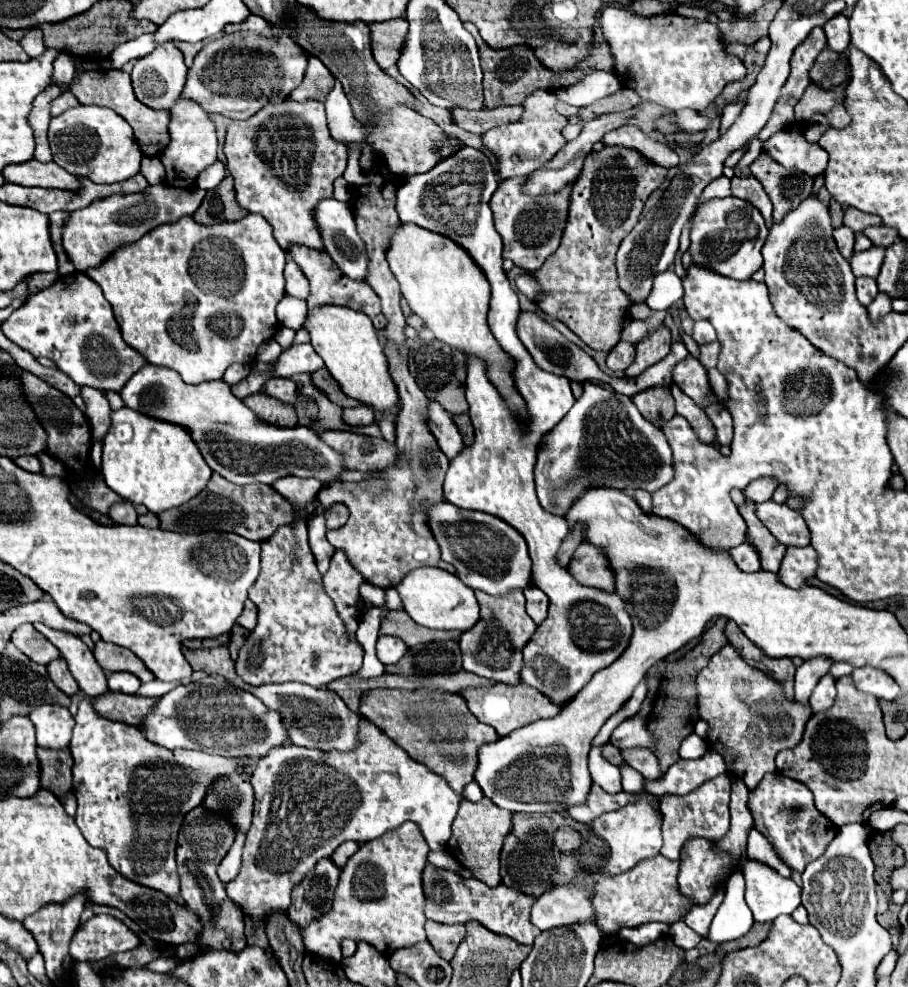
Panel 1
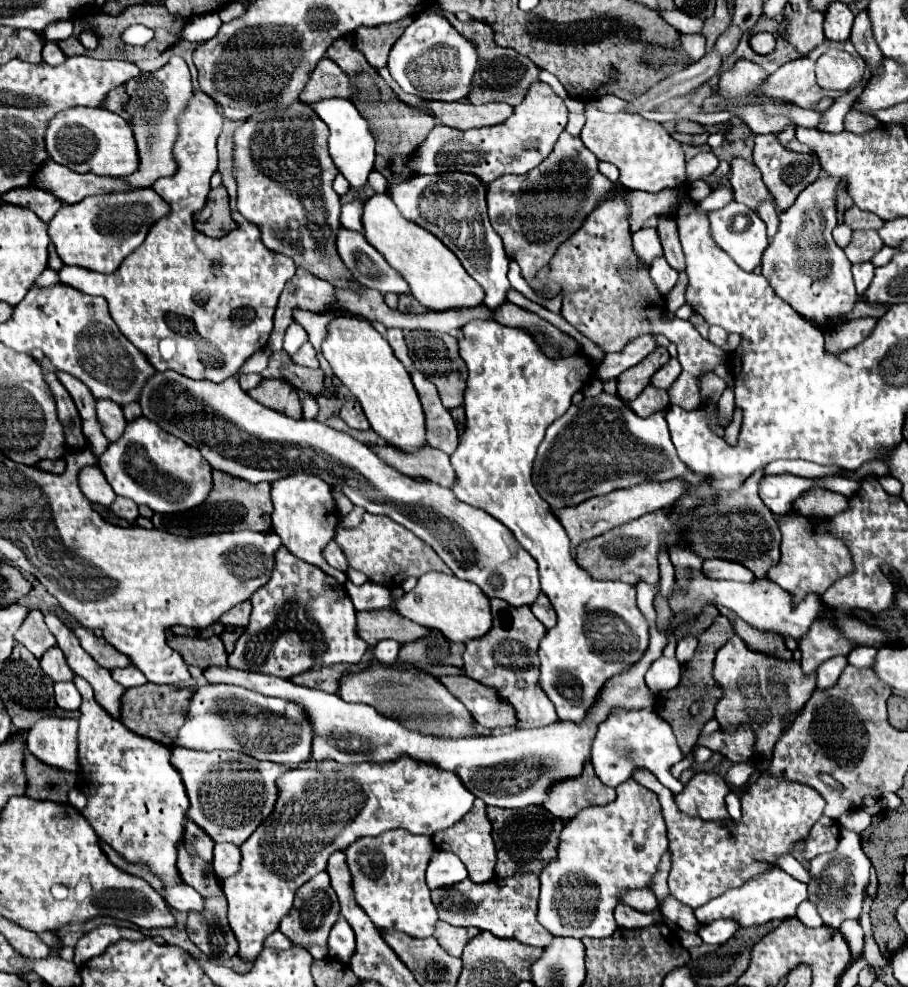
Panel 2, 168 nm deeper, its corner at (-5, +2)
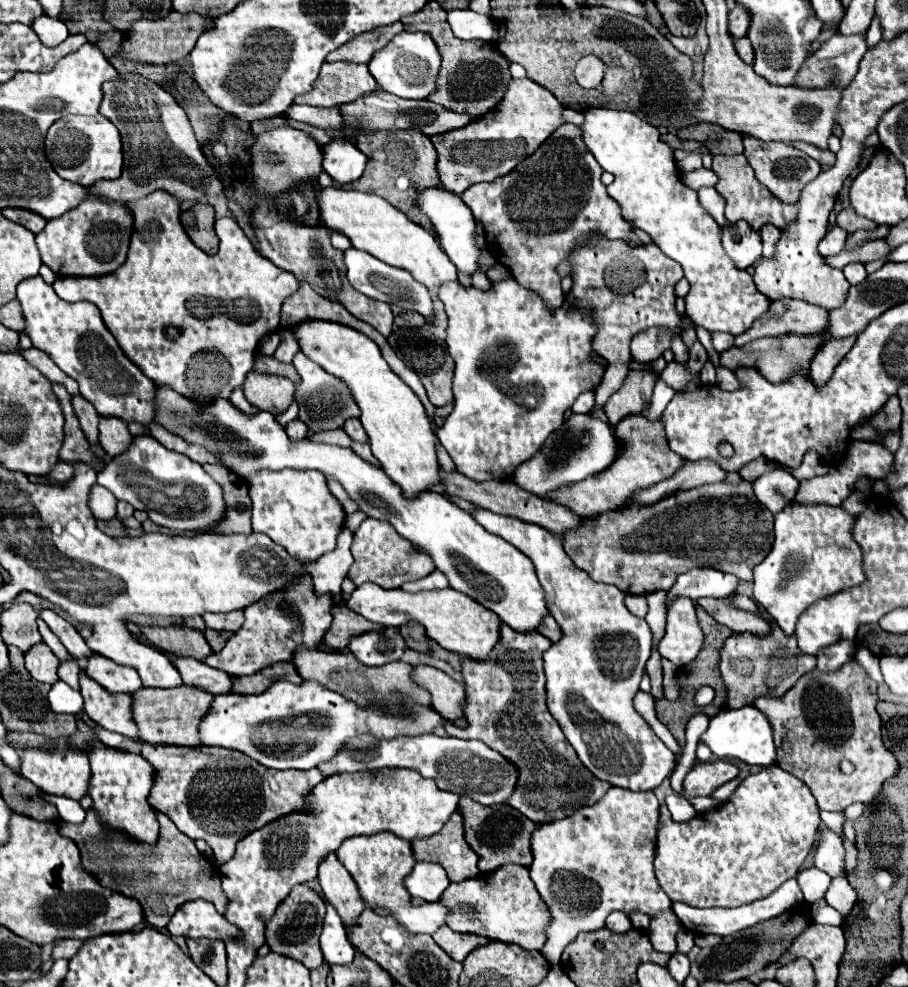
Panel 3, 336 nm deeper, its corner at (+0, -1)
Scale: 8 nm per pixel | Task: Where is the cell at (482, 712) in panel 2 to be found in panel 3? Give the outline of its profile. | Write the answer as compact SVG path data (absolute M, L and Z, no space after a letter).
M428 665L414 667L414 679L418 685L426 687L432 693L432 707L448 721L464 717L462 705L466 701L464 683L454 681L444 671Z

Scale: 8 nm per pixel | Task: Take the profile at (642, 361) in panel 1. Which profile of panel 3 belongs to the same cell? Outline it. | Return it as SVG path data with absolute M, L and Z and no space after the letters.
M632 369L622 387L604 405L610 425L616 425L628 413L640 413L640 409L648 405L656 381L658 373L654 369Z

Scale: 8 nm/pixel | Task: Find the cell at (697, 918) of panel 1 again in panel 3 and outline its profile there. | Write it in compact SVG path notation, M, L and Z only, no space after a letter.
M612 787L606 795L592 807L582 807L566 819L540 825L532 835L534 861L530 865L530 877L546 903L552 921L546 927L548 941L542 949L550 965L558 965L562 951L580 931L604 929L604 921L612 911L642 911L650 917L672 911L672 901L658 885L654 877L654 853L656 853L656 827L658 827L658 799L654 791L630 791L622 787Z

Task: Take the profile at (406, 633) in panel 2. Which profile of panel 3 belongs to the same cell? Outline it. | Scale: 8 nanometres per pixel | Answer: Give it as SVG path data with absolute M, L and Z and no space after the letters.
M344 603L336 605L334 613L334 621L332 627L326 633L326 645L336 649L336 651L346 651L348 643L356 637L356 635L364 635L368 631L376 631L376 633L384 633L384 625L376 625L364 617L360 617L358 613L354 613L352 609L348 609Z

